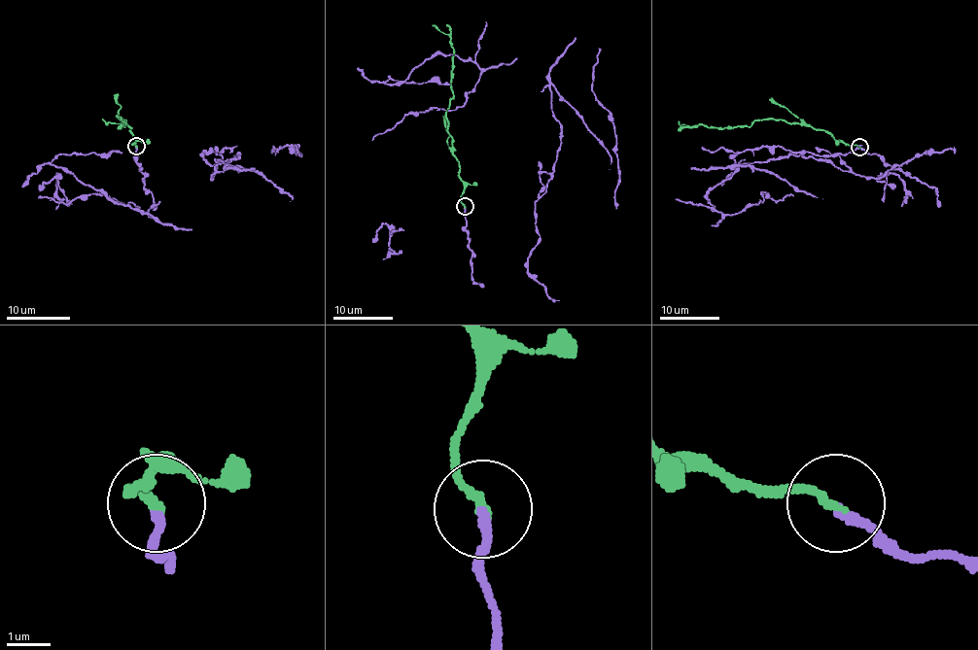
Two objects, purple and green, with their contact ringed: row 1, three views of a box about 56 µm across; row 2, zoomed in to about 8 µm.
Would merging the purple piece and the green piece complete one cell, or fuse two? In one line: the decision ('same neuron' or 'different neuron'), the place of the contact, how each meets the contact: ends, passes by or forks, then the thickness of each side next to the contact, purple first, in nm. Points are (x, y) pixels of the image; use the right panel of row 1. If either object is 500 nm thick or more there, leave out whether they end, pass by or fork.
same neuron | (859, 147) | purple ends | green ends | 220/200 nm

